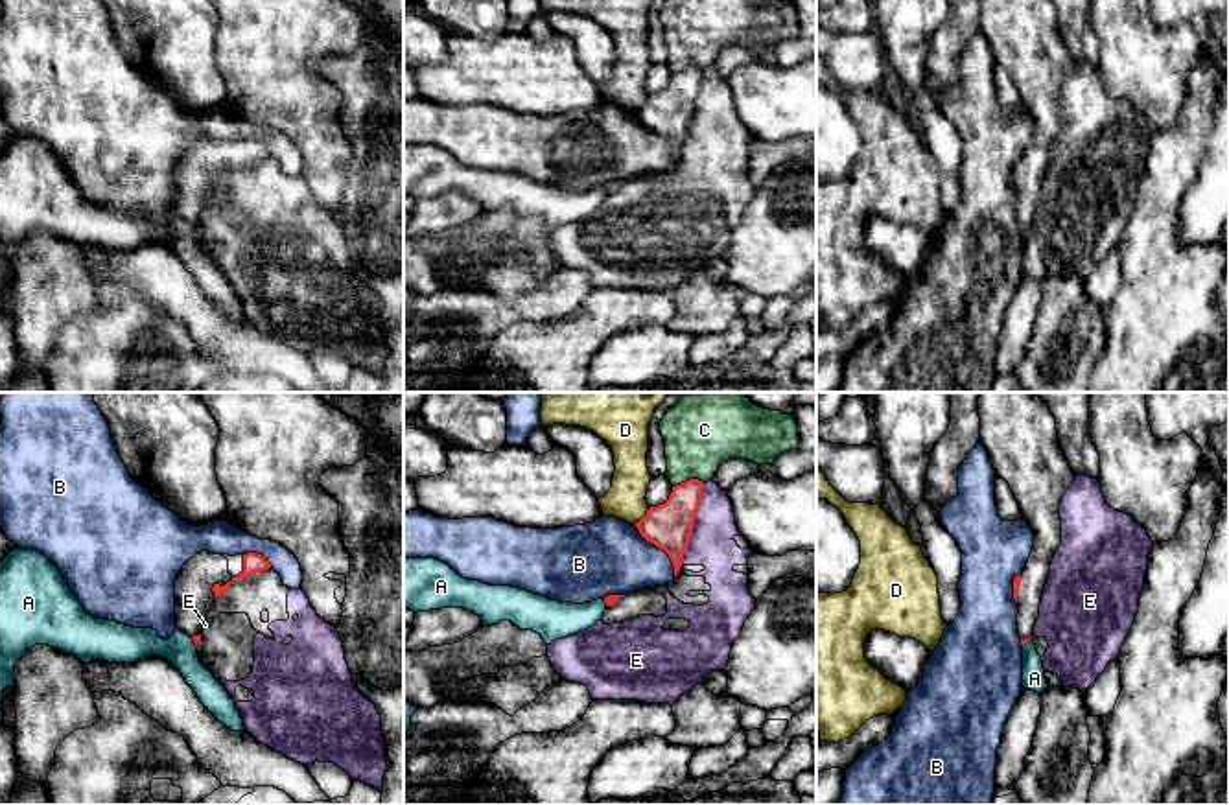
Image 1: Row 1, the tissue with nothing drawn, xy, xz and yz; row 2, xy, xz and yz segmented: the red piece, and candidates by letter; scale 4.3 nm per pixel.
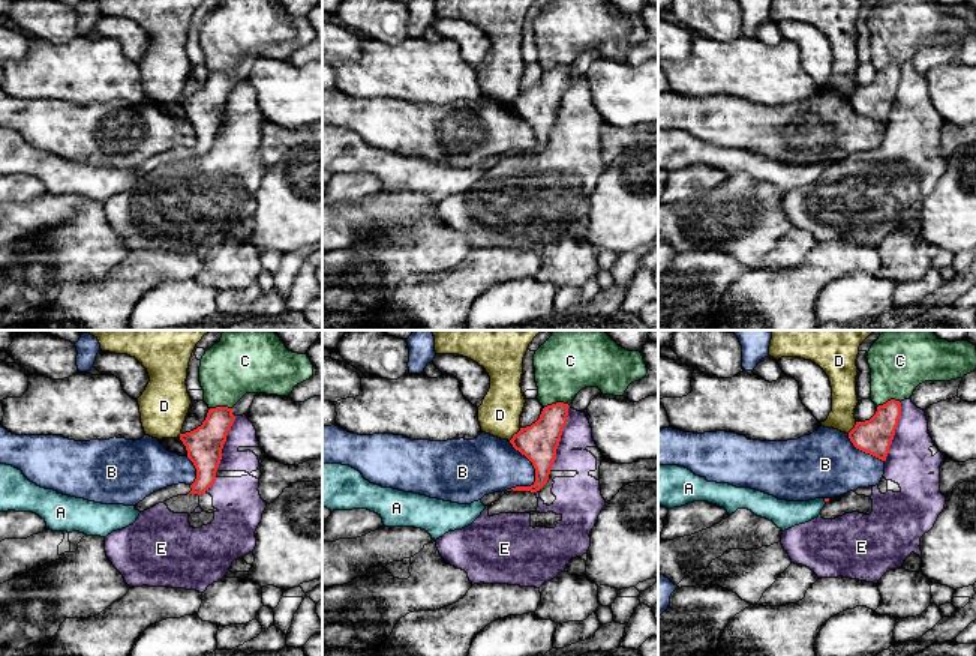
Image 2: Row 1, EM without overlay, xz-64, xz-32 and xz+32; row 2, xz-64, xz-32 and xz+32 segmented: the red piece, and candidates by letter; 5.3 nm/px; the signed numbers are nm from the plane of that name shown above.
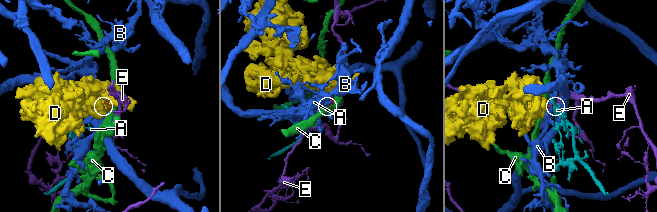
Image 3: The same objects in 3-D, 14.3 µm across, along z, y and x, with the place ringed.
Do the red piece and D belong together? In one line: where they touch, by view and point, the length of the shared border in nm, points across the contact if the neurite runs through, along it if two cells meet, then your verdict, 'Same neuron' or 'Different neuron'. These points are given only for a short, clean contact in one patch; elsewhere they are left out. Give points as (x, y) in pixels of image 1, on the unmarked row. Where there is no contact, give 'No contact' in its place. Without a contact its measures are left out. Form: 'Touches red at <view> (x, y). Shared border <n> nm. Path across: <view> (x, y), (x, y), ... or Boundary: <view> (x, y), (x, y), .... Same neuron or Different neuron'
Touches red at xz (643, 104). Shared border 100 nm. Boundary: xz (649, 96), (634, 111). Different neuron

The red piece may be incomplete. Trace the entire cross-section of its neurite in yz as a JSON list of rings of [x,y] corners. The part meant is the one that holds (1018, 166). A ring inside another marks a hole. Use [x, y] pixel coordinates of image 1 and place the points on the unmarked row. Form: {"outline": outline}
{"outline": [[[978,0],[980,31],[986,35],[995,64],[1004,66],[1034,120],[1034,136],[1021,162],[1013,166],[1019,193],[1021,232],[1039,204],[1043,175],[1052,146],[1061,133],[1059,88],[1074,68],[1058,26],[1052,0]]]}

